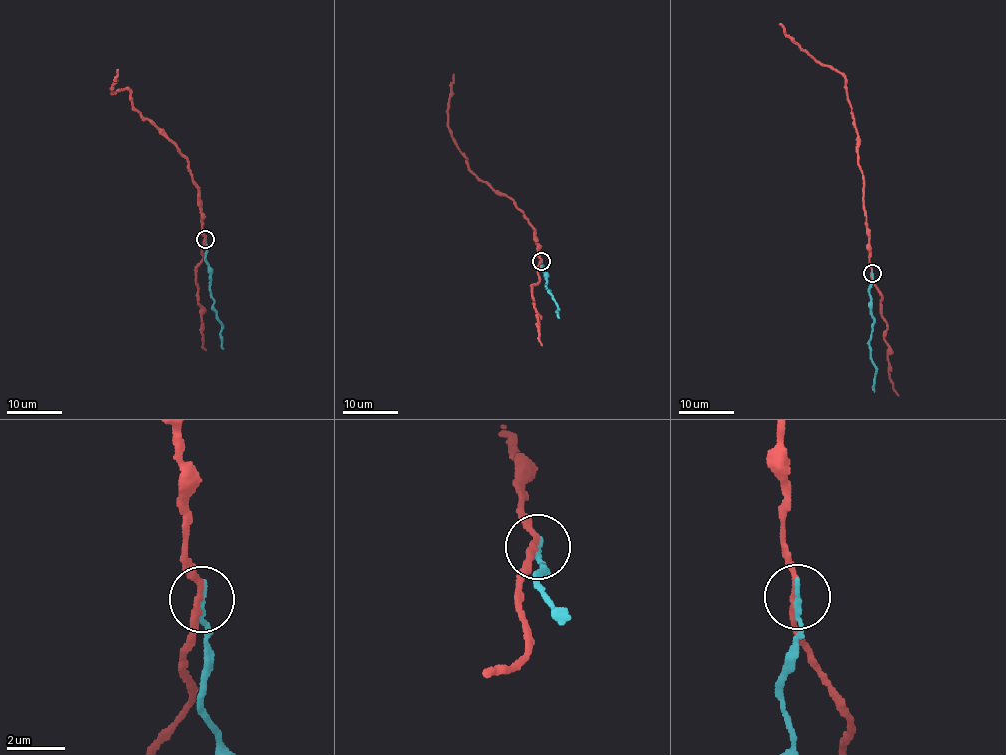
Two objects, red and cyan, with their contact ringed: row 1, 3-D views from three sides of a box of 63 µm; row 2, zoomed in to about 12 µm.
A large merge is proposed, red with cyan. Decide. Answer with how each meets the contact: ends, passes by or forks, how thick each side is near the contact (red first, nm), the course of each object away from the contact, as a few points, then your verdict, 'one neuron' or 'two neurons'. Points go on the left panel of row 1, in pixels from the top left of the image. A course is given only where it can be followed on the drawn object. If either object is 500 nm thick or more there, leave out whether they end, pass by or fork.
red passes by | cyan ends | 170/220 nm | red via (205, 239), (198, 187), (193, 180), (187, 158), (132, 106), (130, 90), (112, 92), (117, 70) | cyan via (205, 239), (212, 309), (222, 326), (223, 349) | two neurons

